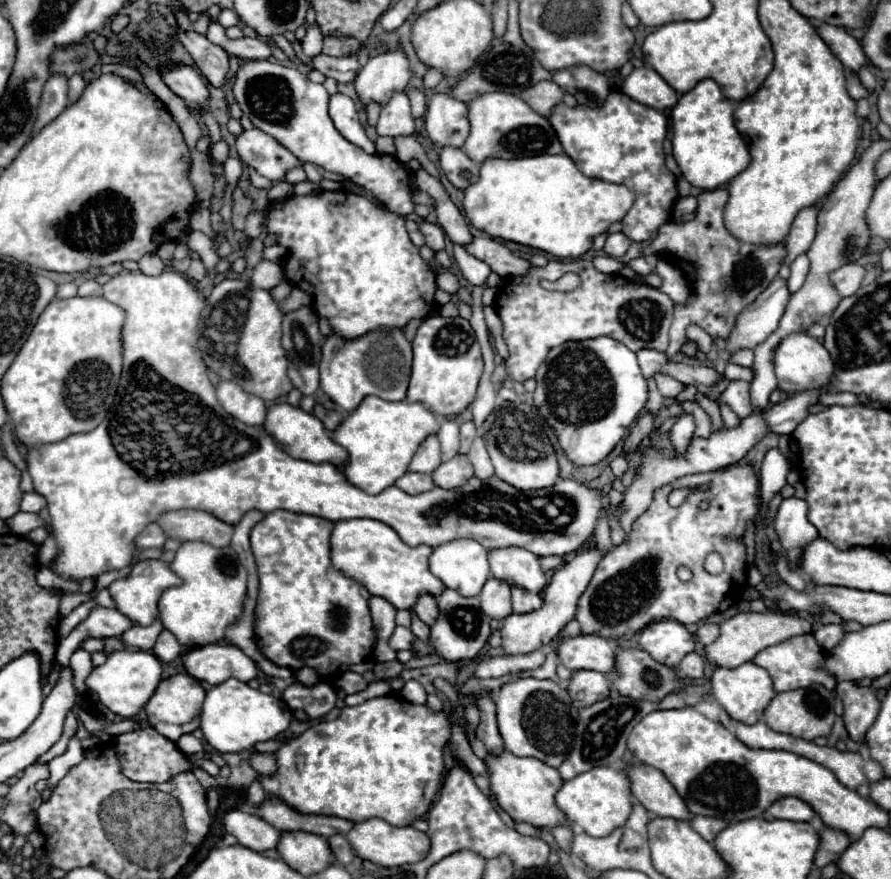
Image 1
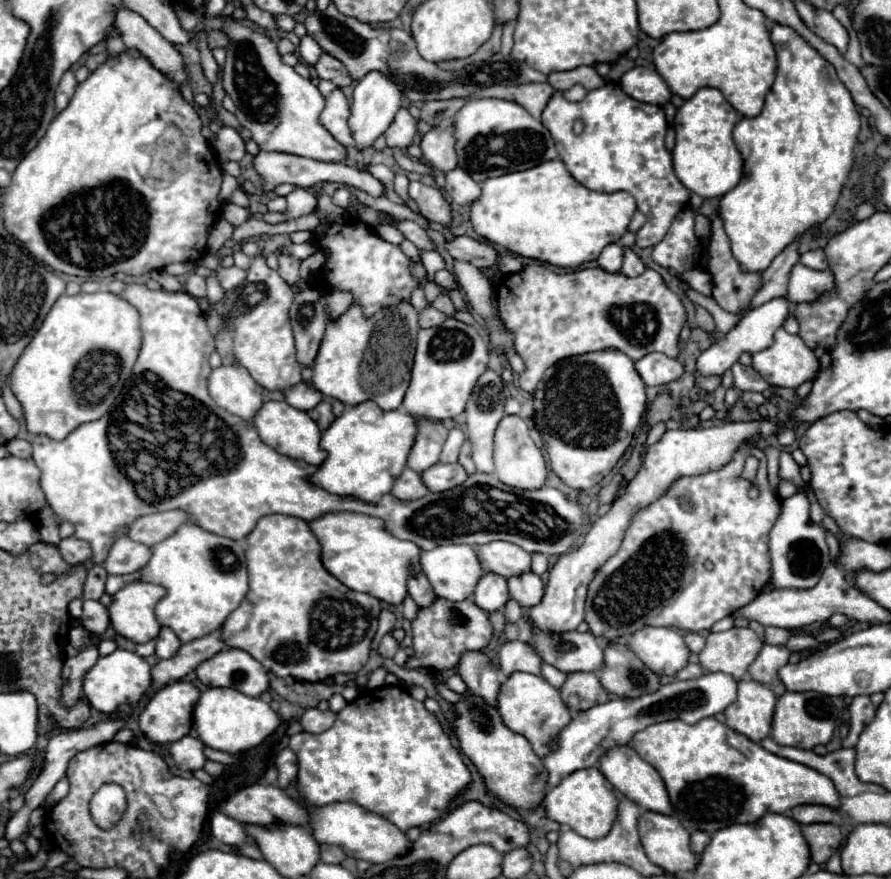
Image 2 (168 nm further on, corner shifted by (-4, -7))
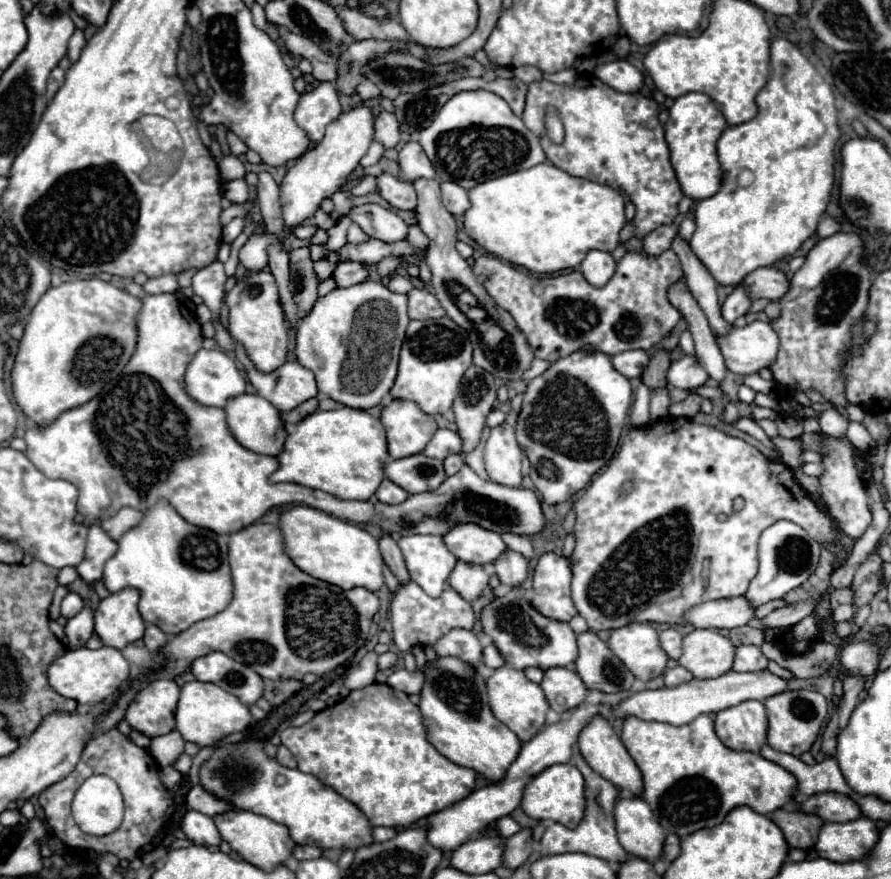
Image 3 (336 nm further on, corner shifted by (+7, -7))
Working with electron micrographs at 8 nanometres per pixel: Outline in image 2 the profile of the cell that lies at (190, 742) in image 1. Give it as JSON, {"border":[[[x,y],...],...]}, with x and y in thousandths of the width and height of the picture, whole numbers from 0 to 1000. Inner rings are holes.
{"border":[[[207,837],[193,846],[189,846],[189,856],[193,858],[198,871],[202,876],[222,876],[229,871],[229,846],[220,837]]]}

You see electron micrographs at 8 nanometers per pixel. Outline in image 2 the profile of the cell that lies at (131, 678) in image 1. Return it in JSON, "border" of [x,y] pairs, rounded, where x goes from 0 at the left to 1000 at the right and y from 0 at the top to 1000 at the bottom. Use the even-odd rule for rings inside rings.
{"border":[[[130,737],[126,744],[112,746],[110,753],[94,767],[92,790],[97,792],[97,796],[101,799],[103,805],[108,805],[108,808],[112,808],[117,812],[126,812],[126,810],[130,810],[130,805],[135,801],[157,799],[157,794],[168,783],[168,776],[171,776],[168,755],[159,746],[155,746],[153,742]]]}

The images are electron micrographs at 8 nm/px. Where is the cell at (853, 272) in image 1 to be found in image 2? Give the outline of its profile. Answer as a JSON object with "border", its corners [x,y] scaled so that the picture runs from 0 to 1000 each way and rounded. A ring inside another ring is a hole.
{"border":[[[893,300],[887,307],[887,316],[884,316],[884,334],[882,339],[891,346],[896,344],[911,344],[916,341],[920,334],[936,330],[936,316],[929,307],[925,309],[916,309],[909,307],[900,300]]]}

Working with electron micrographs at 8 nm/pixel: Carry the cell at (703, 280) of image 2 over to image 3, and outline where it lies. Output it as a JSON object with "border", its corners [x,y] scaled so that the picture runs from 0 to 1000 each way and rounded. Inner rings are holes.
{"border":[[[762,268],[755,273],[753,284],[762,291],[769,316],[771,316],[771,328],[791,355],[796,371],[805,385],[811,385],[820,378],[820,369],[809,359],[809,348],[805,341],[805,321],[796,312],[796,307],[789,303],[789,298],[776,287],[773,278],[767,275]]]}

